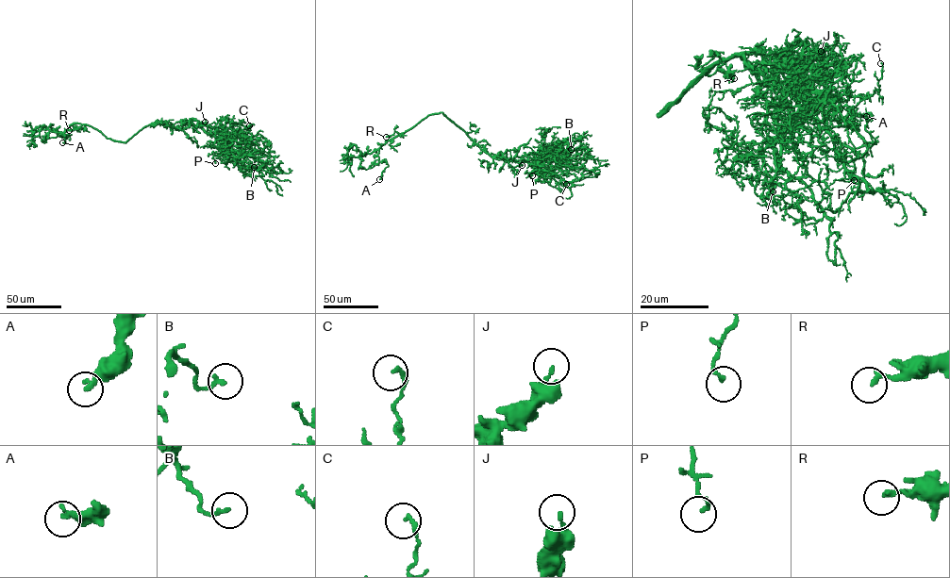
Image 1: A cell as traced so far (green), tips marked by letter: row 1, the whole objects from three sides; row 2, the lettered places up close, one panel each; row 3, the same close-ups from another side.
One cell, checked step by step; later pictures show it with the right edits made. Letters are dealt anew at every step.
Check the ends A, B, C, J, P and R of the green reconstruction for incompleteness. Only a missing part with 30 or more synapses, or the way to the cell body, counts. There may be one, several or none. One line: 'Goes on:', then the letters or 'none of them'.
Goes on: none of them

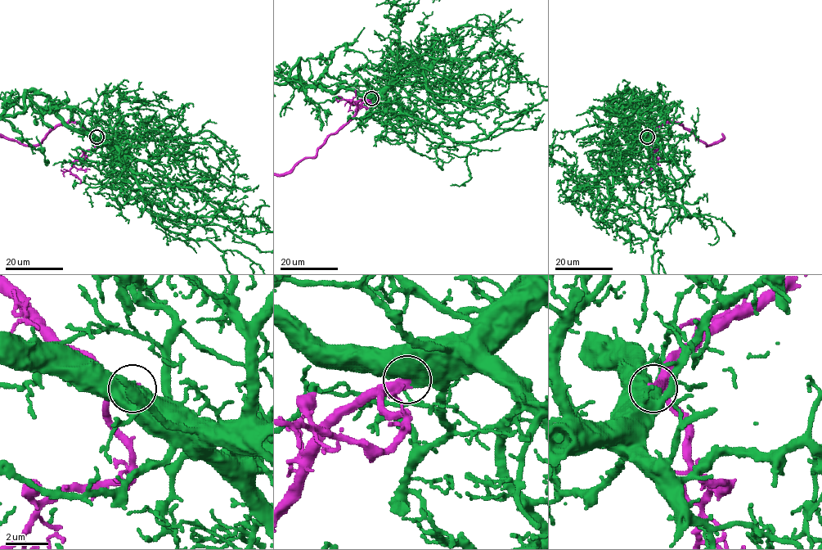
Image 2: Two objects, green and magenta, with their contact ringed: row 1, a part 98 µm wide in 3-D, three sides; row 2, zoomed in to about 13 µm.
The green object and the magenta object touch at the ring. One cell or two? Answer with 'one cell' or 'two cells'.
one cell

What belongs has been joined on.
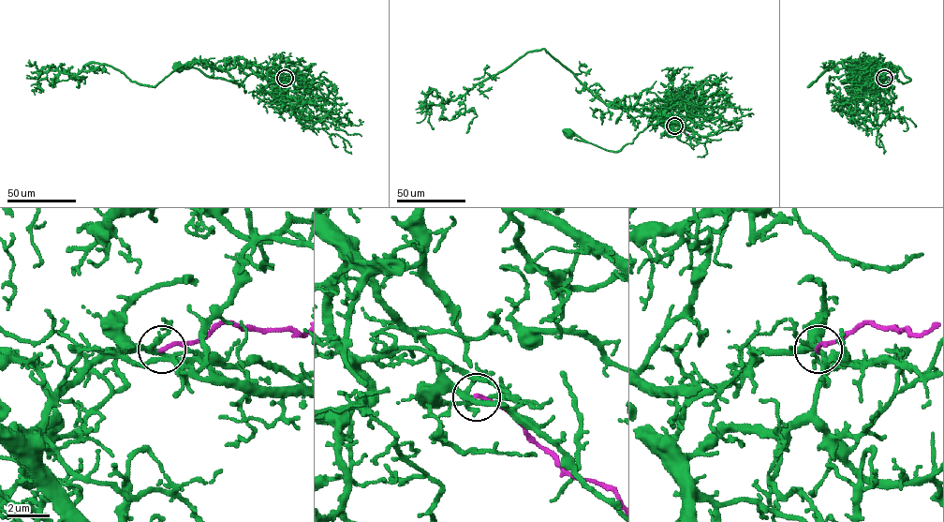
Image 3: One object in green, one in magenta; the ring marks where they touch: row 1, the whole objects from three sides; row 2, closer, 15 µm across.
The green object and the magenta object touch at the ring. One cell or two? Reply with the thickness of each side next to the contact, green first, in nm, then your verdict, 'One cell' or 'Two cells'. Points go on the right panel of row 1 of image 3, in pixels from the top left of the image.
Thickness 220 nm (green) against 190 nm. Two cells

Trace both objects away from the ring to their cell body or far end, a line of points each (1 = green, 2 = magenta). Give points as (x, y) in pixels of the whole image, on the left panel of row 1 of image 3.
1: (285, 78), (275, 83), (261, 73), (253, 72), (241, 82), (233, 83), (211, 78), (193, 67), (179, 67)
2: (285, 78), (297, 75)

